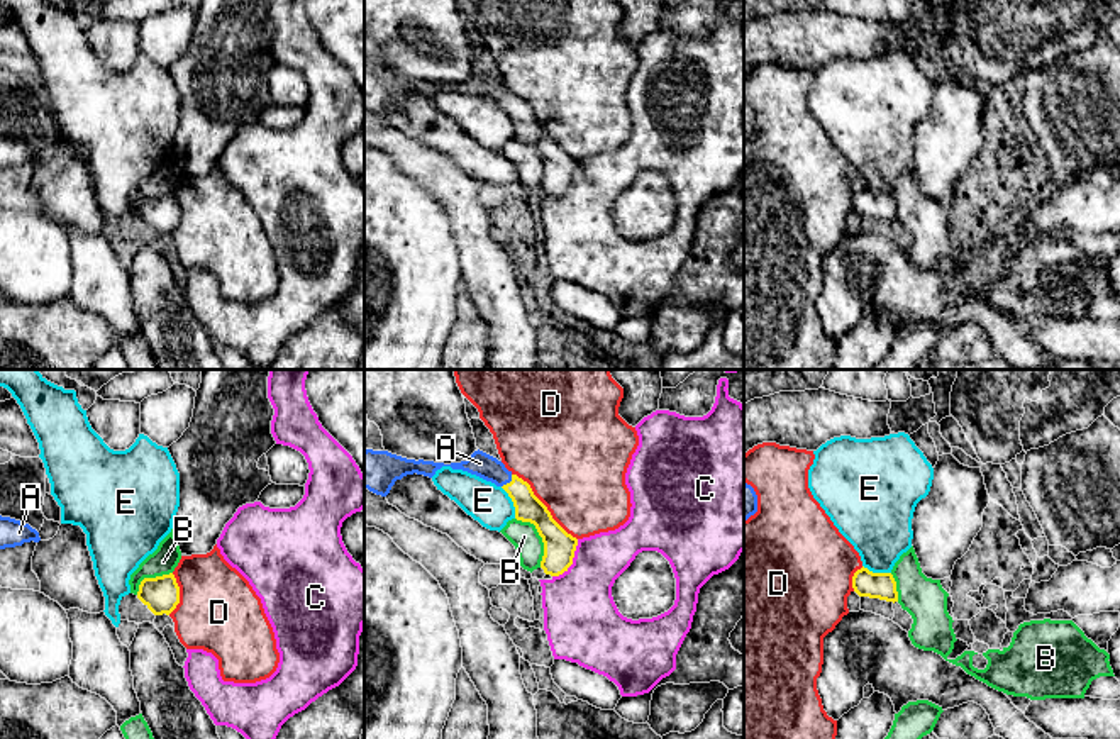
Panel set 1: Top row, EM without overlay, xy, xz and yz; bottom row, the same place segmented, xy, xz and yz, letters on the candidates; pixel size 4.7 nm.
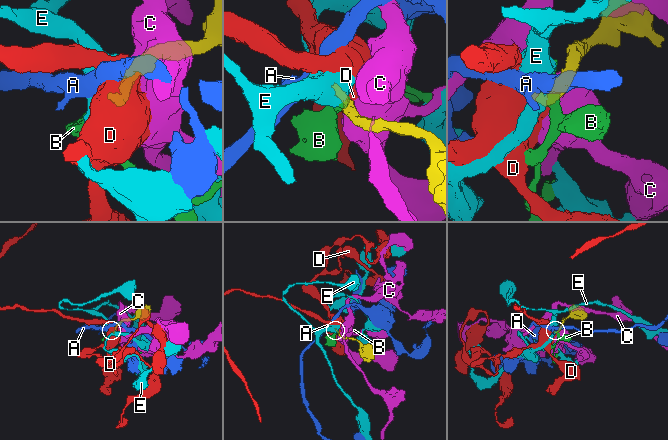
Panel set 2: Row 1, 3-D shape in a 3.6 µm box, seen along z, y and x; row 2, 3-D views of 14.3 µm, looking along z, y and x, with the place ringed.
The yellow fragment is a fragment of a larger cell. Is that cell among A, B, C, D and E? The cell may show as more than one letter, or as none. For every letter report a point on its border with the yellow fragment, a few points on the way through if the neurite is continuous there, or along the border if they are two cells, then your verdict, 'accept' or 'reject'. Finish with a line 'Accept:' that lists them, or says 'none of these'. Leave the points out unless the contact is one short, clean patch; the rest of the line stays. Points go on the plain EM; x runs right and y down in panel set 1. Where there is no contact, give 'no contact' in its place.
A: xz (510, 102) | across xz (527, 127), (521, 112), (510, 102), (480, 83) | accept
B: xz (541, 156) | reject
C: xz (571, 182) | reject
D: xz (544, 126) | along xz (512, 94), (529, 105), (549, 134), (576, 160) | reject
E: xz (512, 121) | along xz (500, 107), (510, 119), (515, 138) | reject
Accept: A

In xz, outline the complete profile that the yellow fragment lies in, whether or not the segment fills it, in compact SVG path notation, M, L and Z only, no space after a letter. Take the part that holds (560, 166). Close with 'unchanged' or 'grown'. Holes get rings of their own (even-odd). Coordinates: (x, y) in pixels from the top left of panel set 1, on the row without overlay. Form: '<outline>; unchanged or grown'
M364 71L364 108L386 117L396 100L407 95L424 95L432 98L442 86L463 90L486 102L502 107L513 122L515 139L535 146L544 163L541 188L546 195L559 197L573 185L578 159L568 154L551 136L547 127L534 115L530 105L508 92L502 81L474 71L461 83L434 83L424 80L407 80L388 71Z; grown

